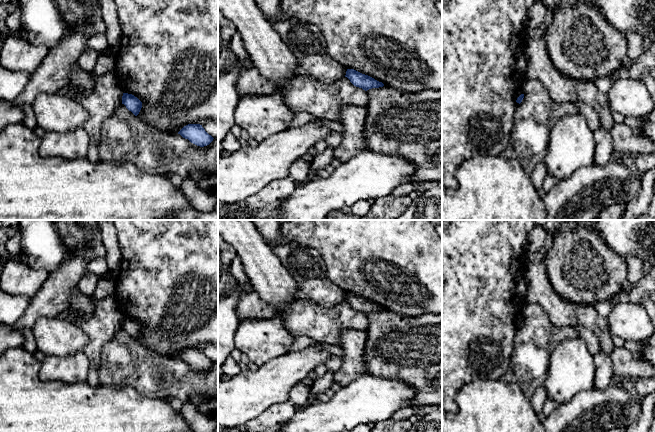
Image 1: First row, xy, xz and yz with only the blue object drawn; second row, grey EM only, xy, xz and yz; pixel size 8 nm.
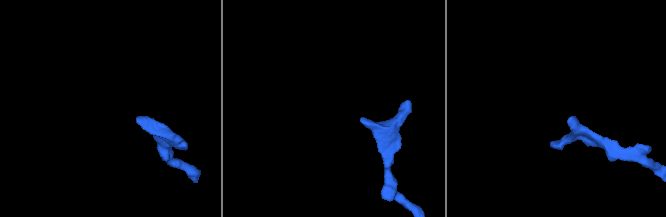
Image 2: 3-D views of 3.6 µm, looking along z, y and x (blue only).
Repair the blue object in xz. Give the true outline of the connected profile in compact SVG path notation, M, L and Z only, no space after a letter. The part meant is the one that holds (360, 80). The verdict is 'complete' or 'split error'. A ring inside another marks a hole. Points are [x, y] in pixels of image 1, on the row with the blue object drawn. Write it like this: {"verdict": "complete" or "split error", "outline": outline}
{"verdict": "complete", "outline": "M347 69L345 77L347 77L354 86L362 88L365 91L384 86L382 82L354 69Z"}

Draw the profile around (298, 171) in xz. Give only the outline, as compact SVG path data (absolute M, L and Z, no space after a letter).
M299 160L290 167L288 176L291 177L297 184L302 183L307 179L310 165L311 162Z

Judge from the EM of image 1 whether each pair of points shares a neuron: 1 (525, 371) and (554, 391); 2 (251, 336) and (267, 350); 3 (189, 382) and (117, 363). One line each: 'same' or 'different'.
1: different
2: same
3: same

